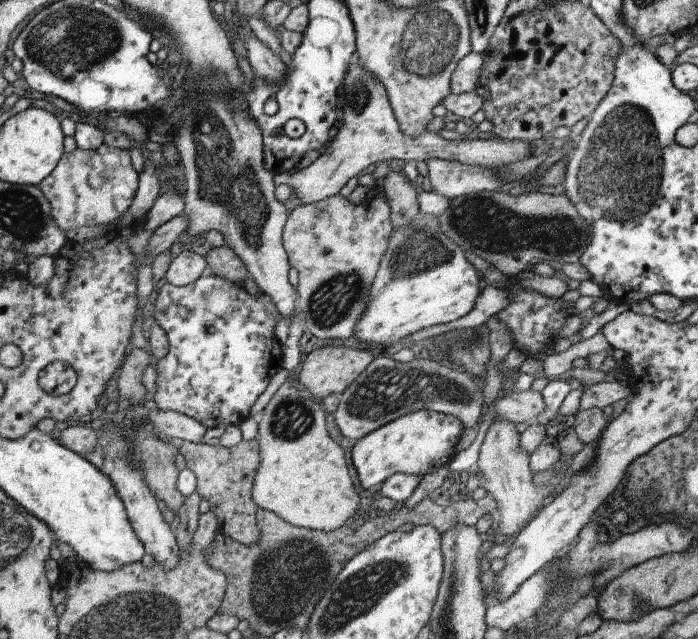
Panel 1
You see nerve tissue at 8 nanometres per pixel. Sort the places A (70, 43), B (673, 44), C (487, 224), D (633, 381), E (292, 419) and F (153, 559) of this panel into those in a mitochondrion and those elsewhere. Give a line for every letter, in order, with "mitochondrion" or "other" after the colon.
A: mitochondrion
B: other
C: mitochondrion
D: other
E: mitochondrion
F: other

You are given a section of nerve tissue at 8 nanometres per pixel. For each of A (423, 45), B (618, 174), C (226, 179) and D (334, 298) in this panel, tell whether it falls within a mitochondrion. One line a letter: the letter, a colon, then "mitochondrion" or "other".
A: mitochondrion
B: mitochondrion
C: mitochondrion
D: mitochondrion

